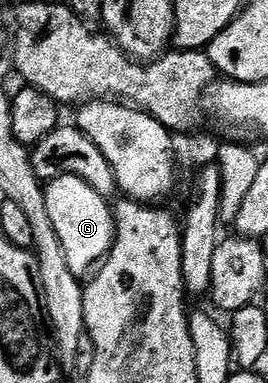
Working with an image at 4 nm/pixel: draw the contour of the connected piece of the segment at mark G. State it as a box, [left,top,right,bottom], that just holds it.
[45,174,113,276]

